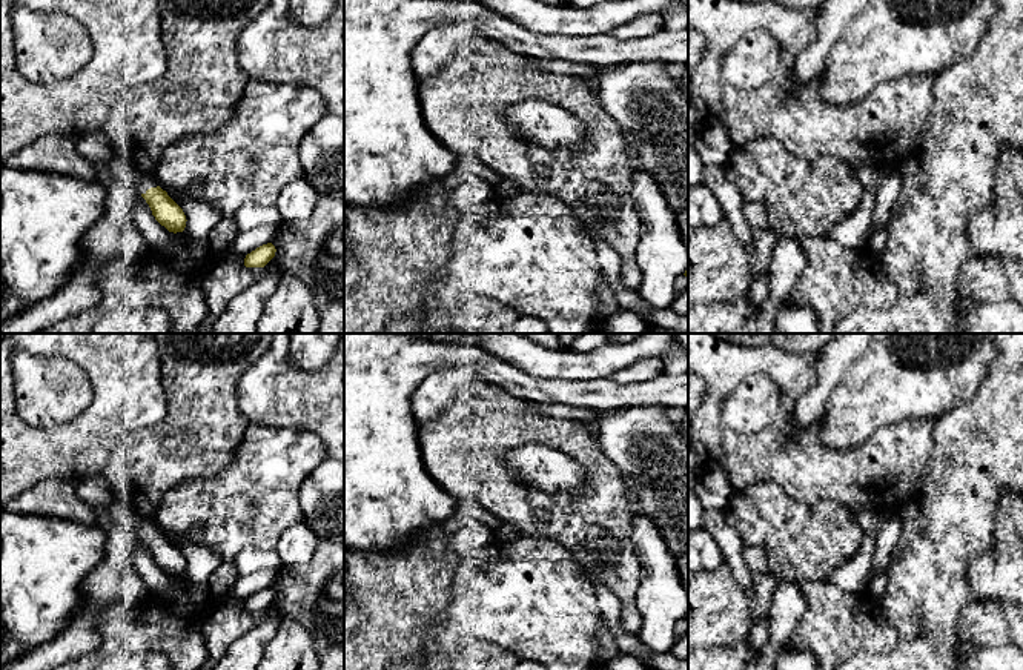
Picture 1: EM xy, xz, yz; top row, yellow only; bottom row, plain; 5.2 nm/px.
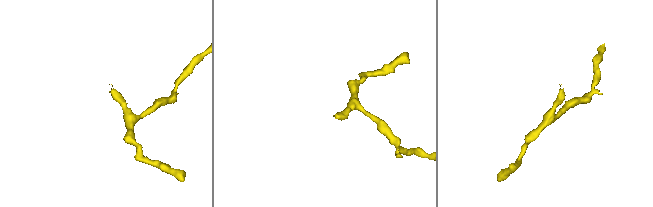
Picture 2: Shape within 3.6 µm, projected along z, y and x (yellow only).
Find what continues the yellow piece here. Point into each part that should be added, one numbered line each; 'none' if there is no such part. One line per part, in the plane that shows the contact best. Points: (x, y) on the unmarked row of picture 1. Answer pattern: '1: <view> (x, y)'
1: xy (117, 512)

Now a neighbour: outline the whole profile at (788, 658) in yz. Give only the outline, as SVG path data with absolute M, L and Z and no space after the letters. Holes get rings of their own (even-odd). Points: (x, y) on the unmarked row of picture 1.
M785 648L777 653L774 670L819 670L816 656L802 648Z

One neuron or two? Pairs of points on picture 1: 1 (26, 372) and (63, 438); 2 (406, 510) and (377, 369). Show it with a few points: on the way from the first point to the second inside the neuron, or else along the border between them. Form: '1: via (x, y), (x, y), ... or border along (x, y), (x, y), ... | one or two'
1: border along (86, 404), (76, 417), (46, 427), (20, 417) | two
2: via (377, 475), (377, 404) | one

